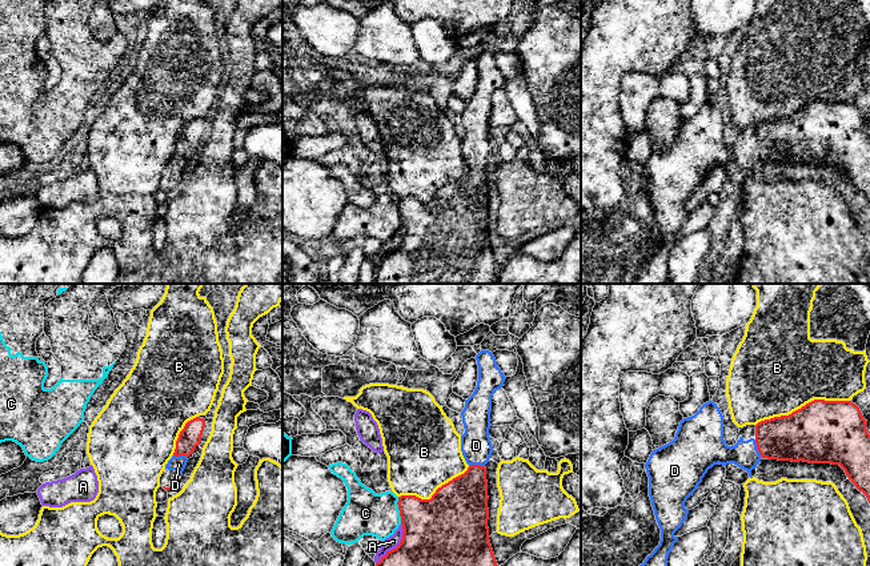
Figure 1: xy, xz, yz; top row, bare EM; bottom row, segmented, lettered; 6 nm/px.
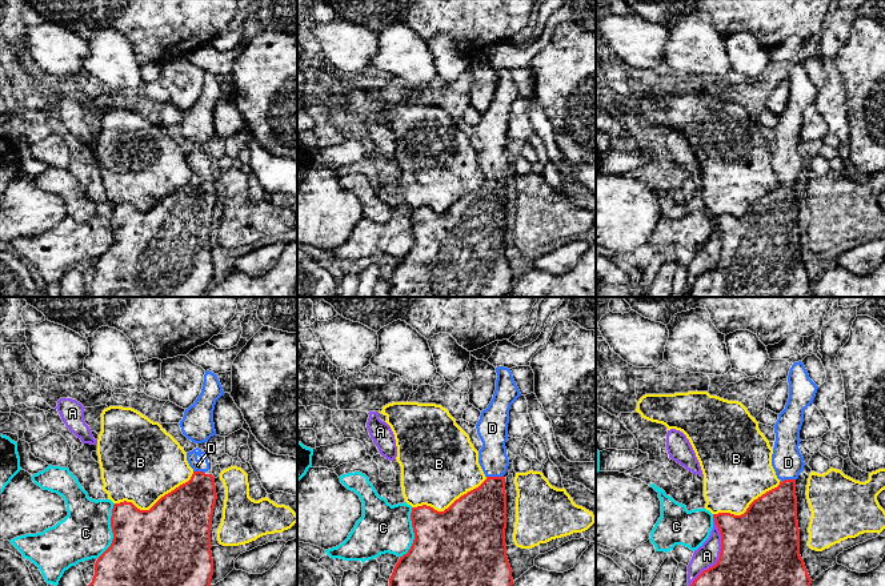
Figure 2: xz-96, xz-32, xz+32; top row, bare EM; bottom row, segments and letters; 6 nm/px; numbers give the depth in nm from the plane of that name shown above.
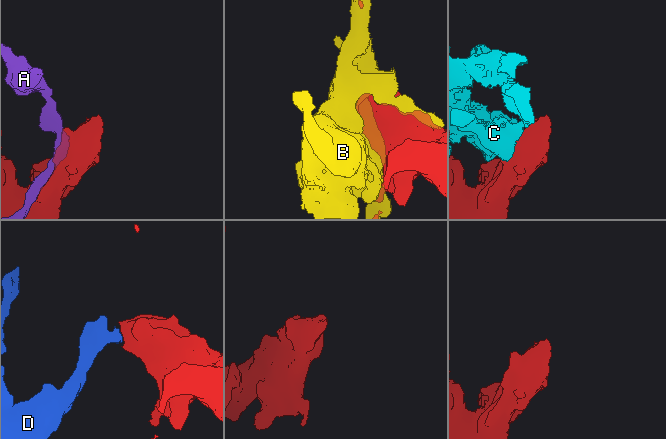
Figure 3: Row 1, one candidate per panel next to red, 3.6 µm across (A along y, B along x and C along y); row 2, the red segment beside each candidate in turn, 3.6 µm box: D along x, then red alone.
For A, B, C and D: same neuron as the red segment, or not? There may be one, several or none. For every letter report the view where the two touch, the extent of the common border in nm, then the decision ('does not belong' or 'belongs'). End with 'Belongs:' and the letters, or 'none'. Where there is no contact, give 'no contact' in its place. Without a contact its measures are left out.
A: meets red in xz; contact 300 nm long; does not belong
B: meets red in yz; contact 600 nm long; does not belong
C: meets red in xz; contact 170 nm long; does not belong
D: meets red in yz; contact 110 nm long; belongs
Belongs: D

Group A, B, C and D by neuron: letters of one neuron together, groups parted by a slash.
A / B / C / D

